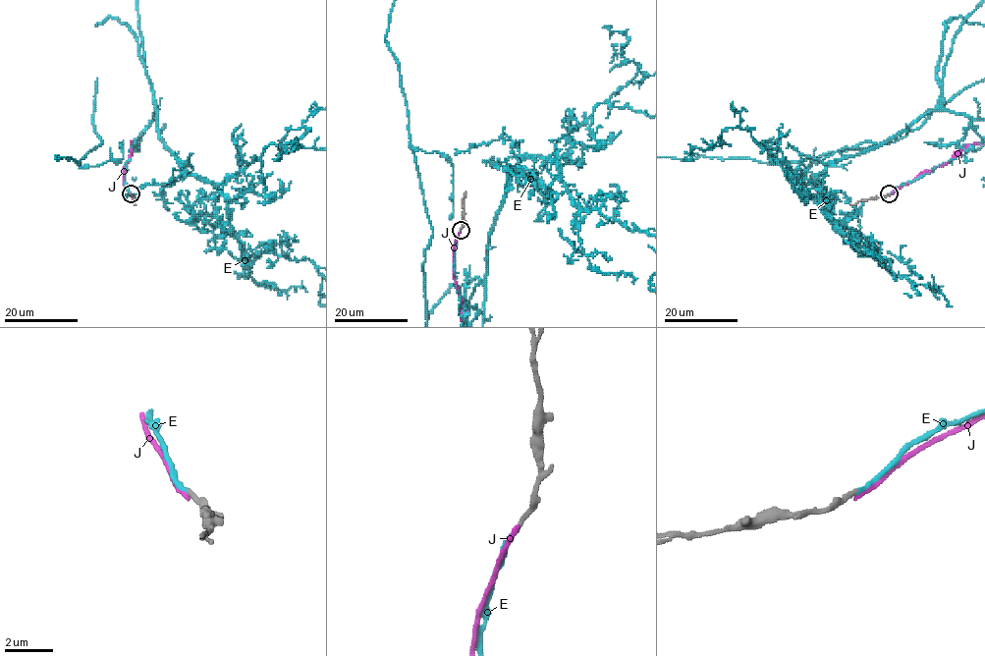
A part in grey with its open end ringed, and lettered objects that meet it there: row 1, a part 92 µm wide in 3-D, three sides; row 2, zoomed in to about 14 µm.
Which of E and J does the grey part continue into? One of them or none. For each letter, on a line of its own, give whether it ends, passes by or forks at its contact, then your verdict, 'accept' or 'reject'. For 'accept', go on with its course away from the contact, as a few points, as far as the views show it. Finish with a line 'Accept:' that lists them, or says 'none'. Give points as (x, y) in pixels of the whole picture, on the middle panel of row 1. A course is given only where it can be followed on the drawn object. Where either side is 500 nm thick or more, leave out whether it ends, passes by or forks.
E: it ends; accept
J: it ends; reject
Accept: E

